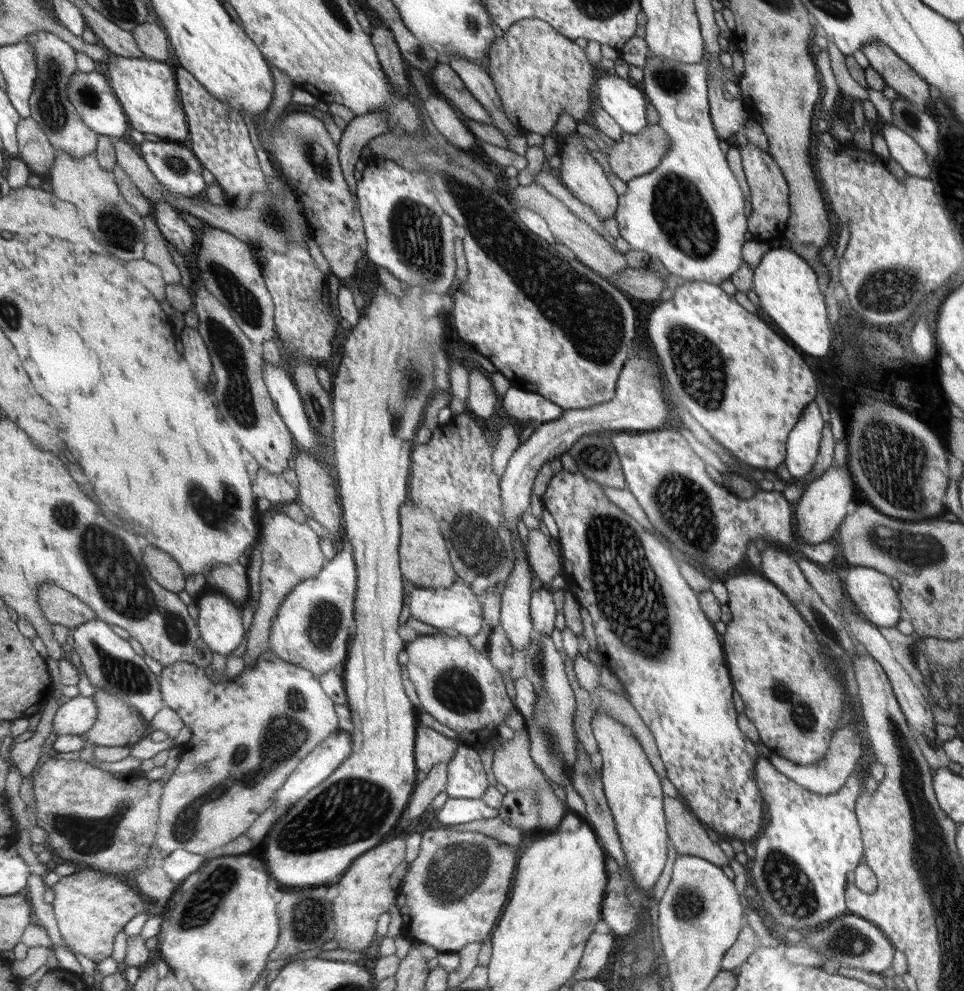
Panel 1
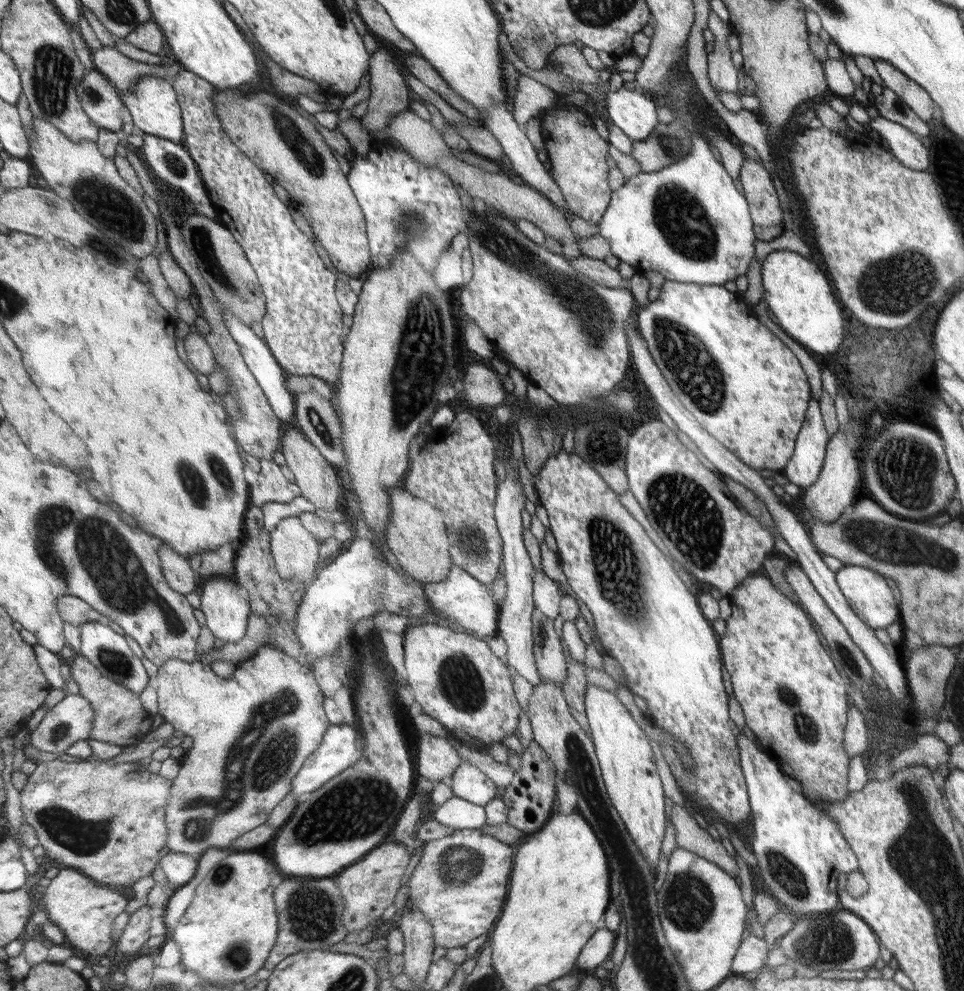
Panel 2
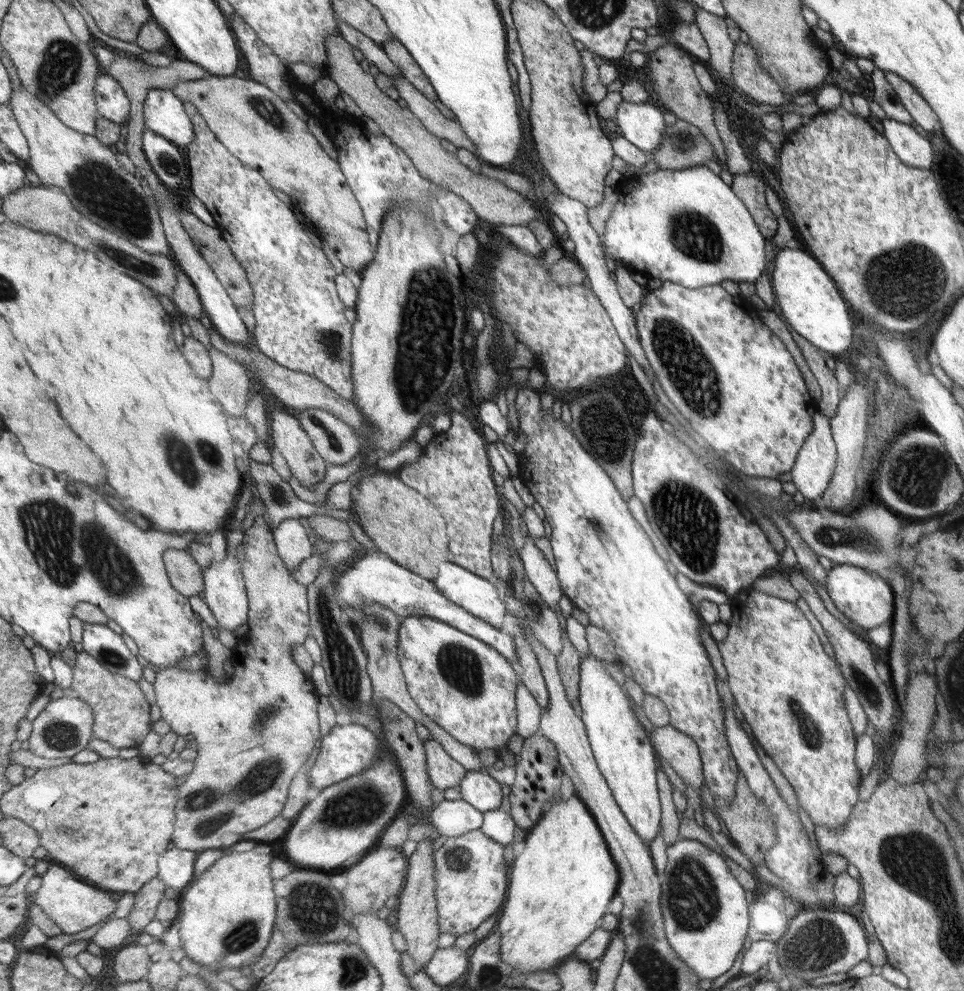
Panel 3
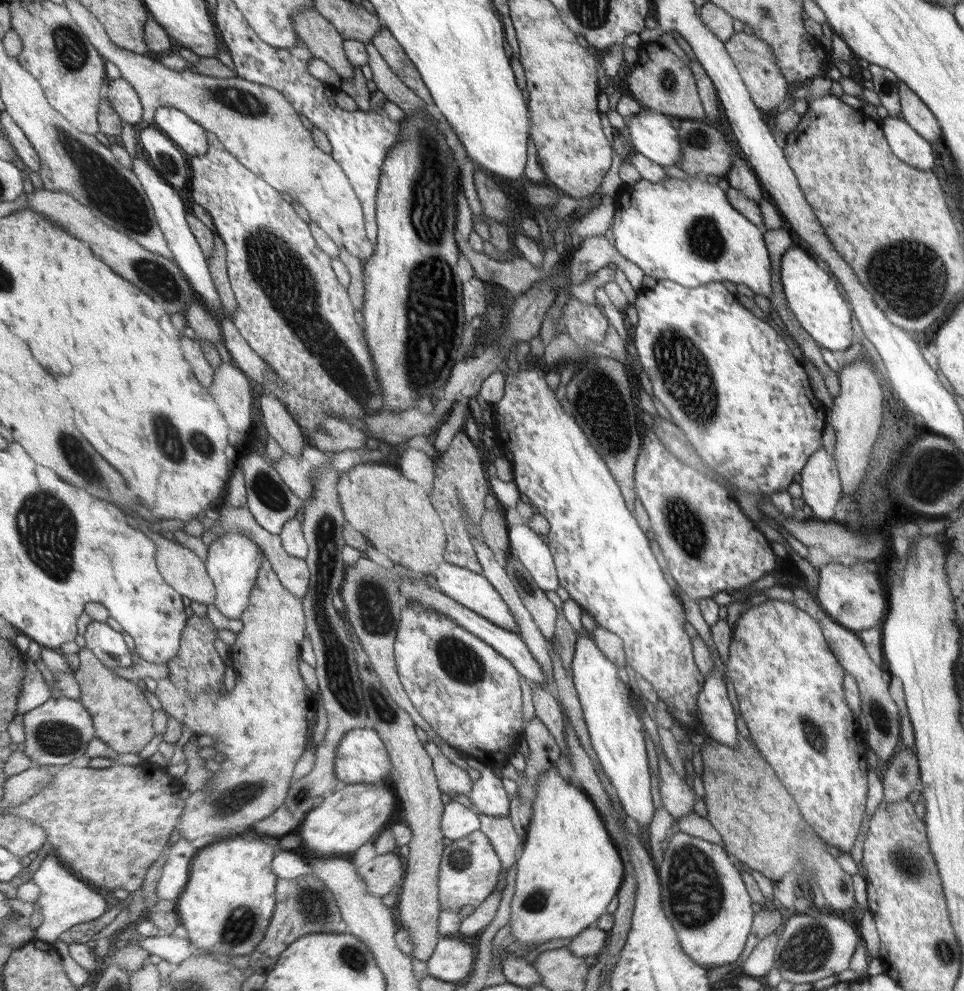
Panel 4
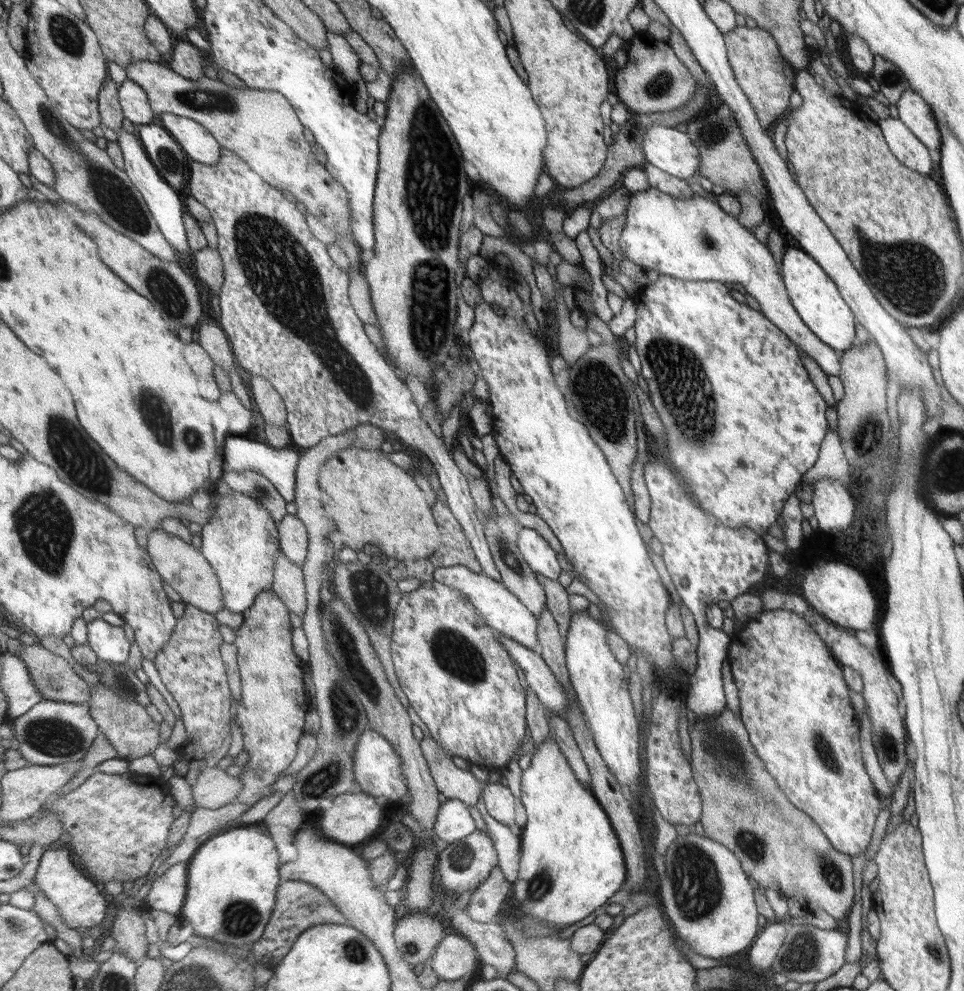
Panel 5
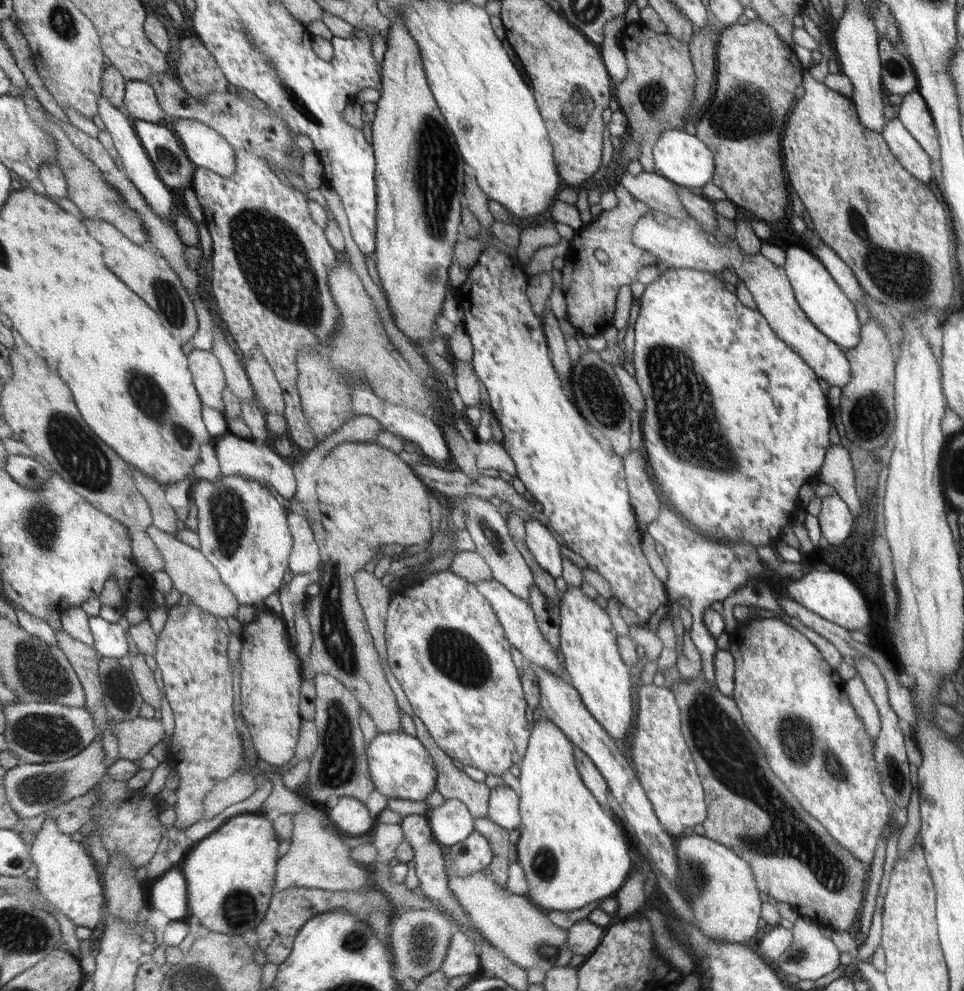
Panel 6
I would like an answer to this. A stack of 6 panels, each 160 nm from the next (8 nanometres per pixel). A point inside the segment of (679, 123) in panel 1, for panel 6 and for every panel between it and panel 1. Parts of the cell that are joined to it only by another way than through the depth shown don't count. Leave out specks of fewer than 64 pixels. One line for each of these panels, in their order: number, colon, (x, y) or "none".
2: (687, 221)
3: (685, 226)
4: (682, 230)
5: (692, 238)
6: (681, 243)

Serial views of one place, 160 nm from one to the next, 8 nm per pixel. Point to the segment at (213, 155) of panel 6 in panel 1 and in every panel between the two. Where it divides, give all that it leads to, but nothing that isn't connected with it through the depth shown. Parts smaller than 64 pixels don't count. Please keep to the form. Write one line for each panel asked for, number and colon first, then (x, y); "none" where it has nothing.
1: (149, 91)
2: (154, 105)
3: (165, 113)
4: (191, 137)
5: (196, 140)

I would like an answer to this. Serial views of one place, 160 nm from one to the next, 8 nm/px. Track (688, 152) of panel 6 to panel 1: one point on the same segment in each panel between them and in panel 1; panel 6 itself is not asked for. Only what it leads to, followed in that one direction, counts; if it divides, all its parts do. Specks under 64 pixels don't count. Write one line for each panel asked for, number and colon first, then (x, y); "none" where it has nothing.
1: (624, 104)
2: (630, 112)
3: (640, 124)
4: (650, 133)
5: (671, 151)

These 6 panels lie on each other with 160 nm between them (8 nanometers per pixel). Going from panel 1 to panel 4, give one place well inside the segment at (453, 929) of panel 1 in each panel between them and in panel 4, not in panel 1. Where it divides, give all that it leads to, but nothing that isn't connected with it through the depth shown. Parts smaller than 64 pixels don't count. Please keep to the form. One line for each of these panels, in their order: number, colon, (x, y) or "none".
2: (459, 884)
3: (469, 873)
4: (469, 869)

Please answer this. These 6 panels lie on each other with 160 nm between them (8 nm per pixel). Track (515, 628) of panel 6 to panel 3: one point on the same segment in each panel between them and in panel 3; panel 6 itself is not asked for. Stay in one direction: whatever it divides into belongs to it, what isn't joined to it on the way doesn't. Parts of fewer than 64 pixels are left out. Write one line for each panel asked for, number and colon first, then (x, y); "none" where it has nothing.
3: (478, 596)
4: (474, 591)
5: (502, 610)

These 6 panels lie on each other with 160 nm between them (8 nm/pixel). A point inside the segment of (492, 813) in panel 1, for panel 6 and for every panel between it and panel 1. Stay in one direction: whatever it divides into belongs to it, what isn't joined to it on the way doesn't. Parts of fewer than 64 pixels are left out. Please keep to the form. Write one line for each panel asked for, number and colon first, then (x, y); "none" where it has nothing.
2: (456, 814)
3: (449, 818)
4: (457, 821)
5: (454, 822)
6: (451, 822)

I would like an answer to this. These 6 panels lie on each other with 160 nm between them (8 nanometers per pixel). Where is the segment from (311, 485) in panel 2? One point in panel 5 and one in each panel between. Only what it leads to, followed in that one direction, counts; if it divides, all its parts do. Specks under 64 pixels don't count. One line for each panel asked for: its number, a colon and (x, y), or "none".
3: (305, 464)
4: (279, 425)
5: (269, 402)

